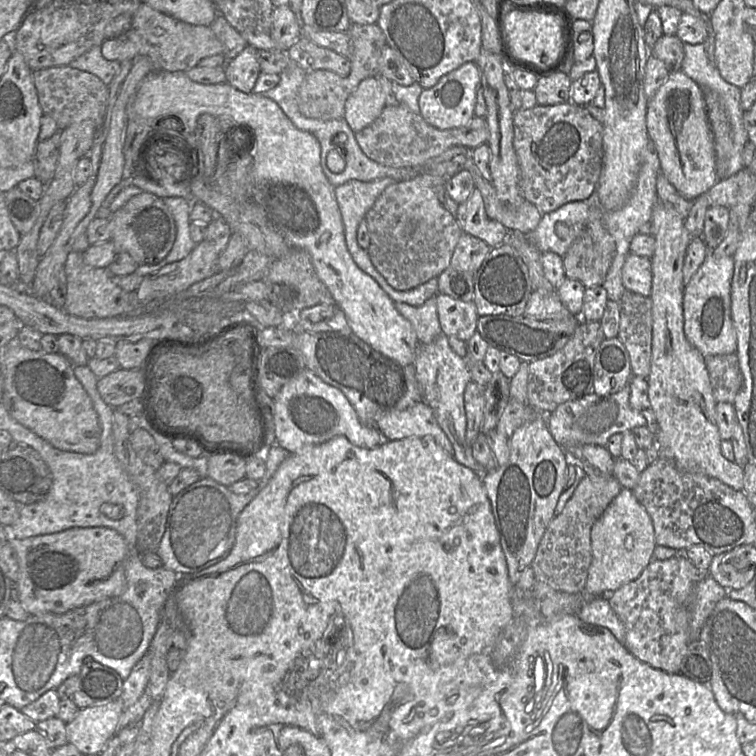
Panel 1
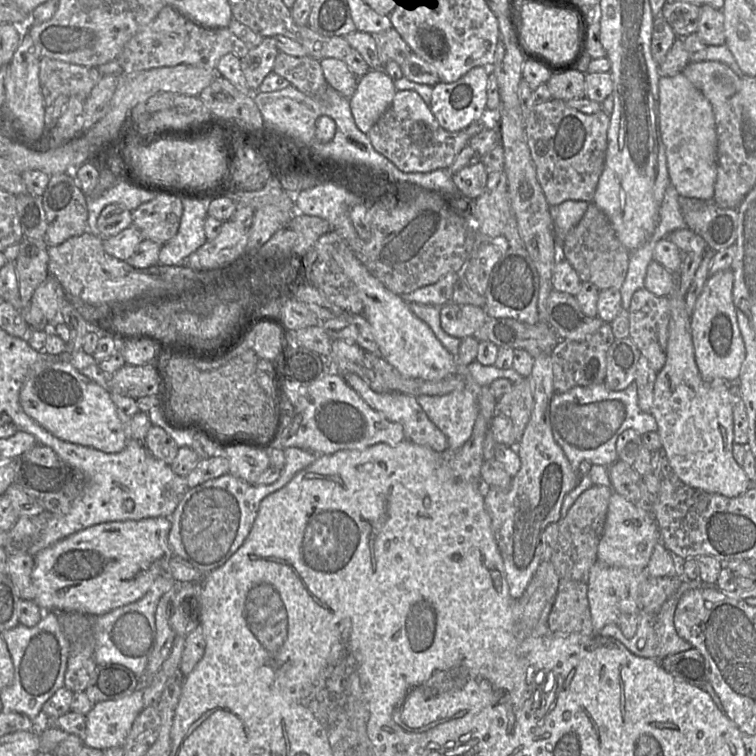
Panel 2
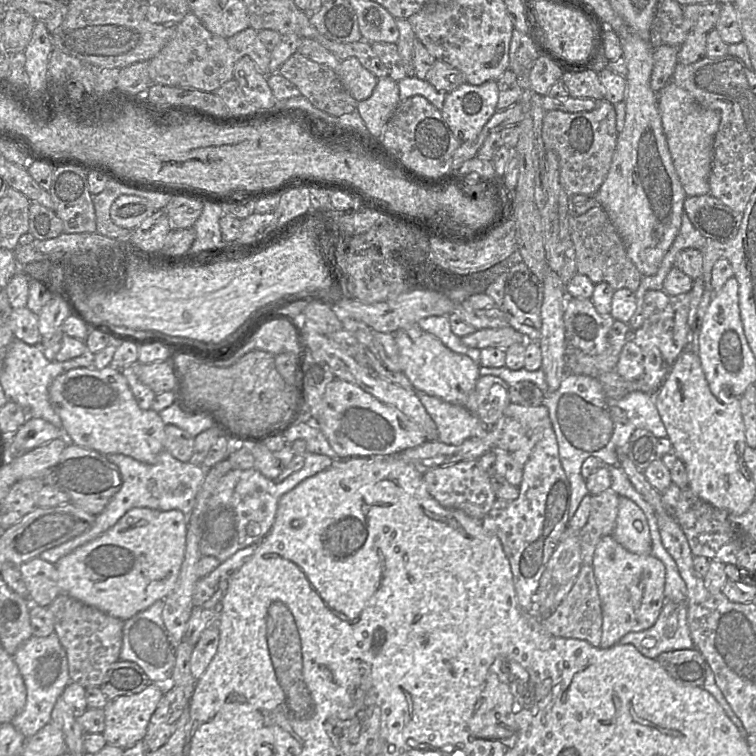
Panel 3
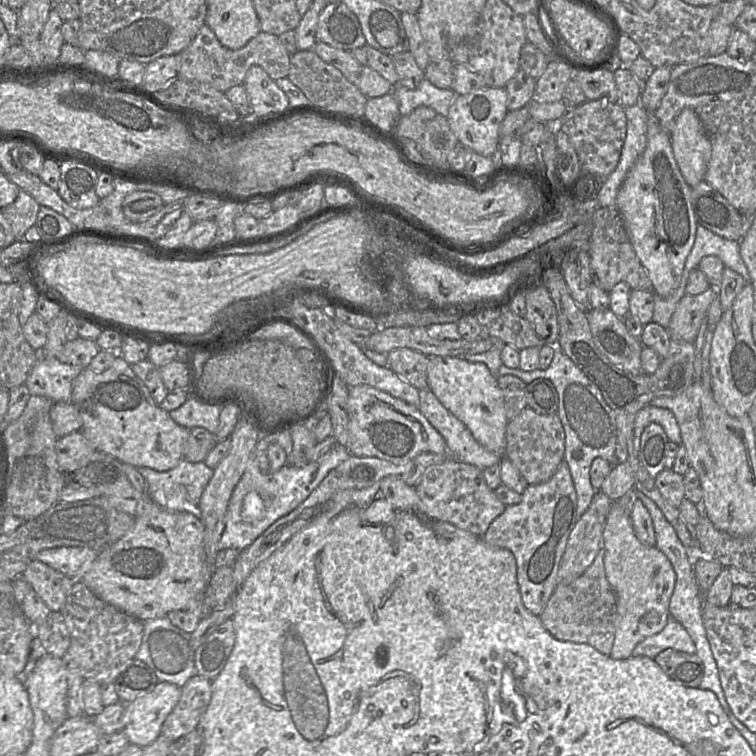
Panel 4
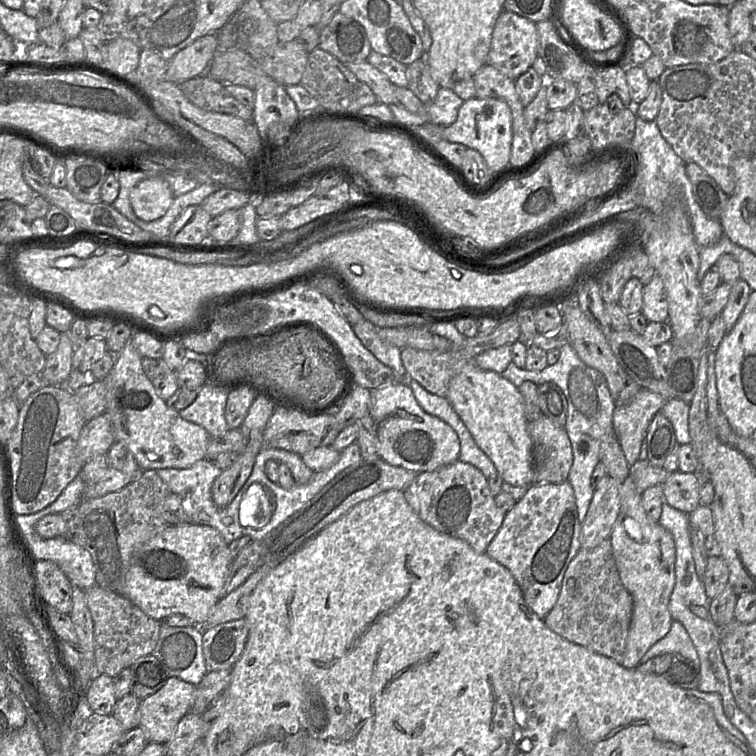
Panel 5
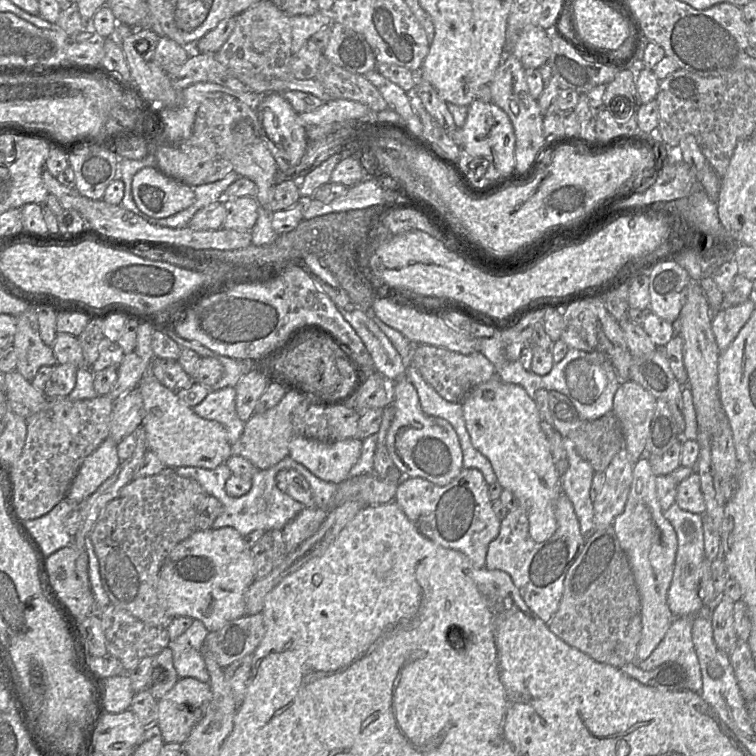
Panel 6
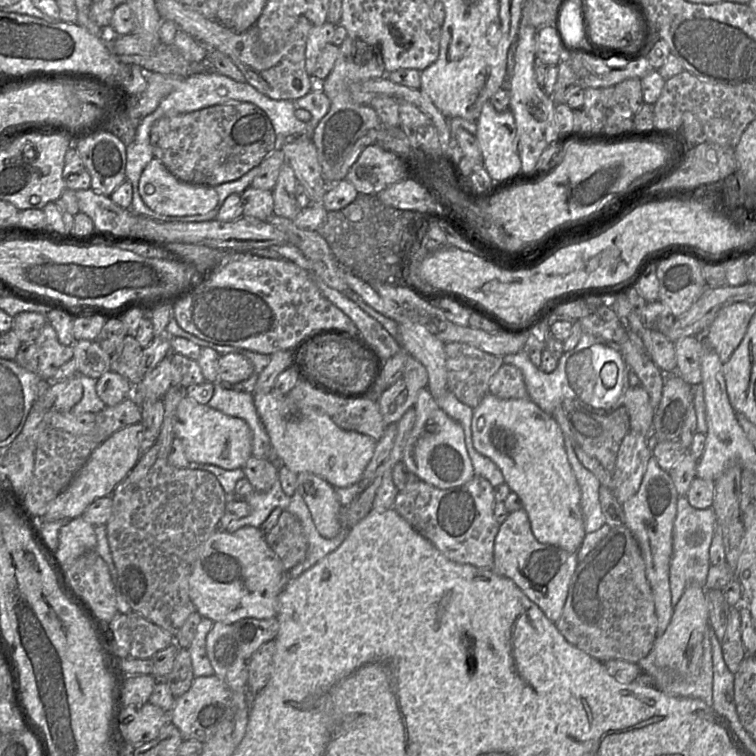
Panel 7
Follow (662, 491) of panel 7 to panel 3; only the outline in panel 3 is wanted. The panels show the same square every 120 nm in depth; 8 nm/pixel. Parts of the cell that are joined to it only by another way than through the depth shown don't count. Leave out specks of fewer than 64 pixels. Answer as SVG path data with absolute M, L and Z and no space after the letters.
M606 535L596 547L592 567L602 608L602 648L619 644L619 640L627 633L640 632L654 625L666 601L664 594L666 569L659 559L651 554L638 555L629 552L615 541L612 535Z

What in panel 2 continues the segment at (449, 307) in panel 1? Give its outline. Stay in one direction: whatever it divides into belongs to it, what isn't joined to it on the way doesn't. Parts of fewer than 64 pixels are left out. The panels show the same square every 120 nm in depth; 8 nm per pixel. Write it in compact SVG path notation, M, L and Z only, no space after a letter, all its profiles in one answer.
M451 302L440 309L441 328L455 338L473 337L485 321L485 312L479 306Z

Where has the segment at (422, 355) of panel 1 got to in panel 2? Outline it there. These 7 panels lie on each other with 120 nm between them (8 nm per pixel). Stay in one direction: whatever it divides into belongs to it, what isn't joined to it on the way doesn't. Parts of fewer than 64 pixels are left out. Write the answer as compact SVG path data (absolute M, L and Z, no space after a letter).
M474 361L468 366L458 364L458 374L465 377L465 384L461 390L455 390L445 395L416 397L417 402L422 407L427 417L434 423L447 437L449 454L457 452L472 434L473 426L478 416L477 396L481 386L489 386L496 379L508 379L511 382L521 381L523 376L514 369L499 369L493 366L484 366L478 361Z

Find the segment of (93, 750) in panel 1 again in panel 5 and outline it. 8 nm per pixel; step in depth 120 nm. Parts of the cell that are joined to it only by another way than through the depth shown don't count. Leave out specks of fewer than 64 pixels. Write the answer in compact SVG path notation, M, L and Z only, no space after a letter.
M169 677L156 693L140 700L138 727L148 742L165 744L179 721L190 712L196 686L177 677Z

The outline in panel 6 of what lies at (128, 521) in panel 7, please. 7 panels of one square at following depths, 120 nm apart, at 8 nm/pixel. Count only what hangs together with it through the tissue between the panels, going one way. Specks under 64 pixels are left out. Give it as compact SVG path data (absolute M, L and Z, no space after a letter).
M173 468L126 484L106 505L90 533L99 562L101 583L111 603L147 624L166 629L175 617L167 614L159 598L160 570L177 544L197 531L212 529L212 523L219 513L220 503L216 498L209 495L195 480L179 476Z

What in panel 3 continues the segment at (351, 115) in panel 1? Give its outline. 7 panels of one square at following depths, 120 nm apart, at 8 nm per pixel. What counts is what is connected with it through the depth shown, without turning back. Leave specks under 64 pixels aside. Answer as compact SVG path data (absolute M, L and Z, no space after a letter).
M388 77L378 78L372 94L358 101L357 110L369 135L379 141L383 129L400 103L397 82Z

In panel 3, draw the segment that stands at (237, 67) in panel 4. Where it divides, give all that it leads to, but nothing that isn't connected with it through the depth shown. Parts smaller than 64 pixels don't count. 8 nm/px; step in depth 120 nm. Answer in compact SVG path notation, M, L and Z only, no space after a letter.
M191 12L179 23L174 36L153 58L148 60L147 71L152 84L192 87L214 92L225 82L234 79L235 63L243 56L250 57L260 73L270 75L269 51L254 28L246 28L231 37L221 37L210 32Z

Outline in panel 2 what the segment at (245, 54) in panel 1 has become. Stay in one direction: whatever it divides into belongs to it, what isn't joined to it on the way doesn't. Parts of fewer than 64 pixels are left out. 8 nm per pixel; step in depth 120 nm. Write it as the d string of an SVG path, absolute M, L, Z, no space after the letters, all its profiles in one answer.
M273 36L264 37L263 41L248 54L240 58L241 70L251 90L258 91L264 78L273 70L273 65L279 53Z

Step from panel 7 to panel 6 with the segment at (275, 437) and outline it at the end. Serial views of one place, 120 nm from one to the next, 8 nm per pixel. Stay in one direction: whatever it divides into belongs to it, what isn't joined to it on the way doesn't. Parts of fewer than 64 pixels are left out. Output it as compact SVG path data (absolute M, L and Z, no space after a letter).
M295 437L289 443L289 455L321 480L339 484L360 457L362 440L348 438L322 442L306 437Z

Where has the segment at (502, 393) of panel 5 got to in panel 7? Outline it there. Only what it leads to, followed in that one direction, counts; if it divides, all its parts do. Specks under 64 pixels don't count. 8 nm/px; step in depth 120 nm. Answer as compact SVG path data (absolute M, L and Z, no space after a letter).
M488 392L473 409L473 445L498 466L505 483L520 498L535 539L577 552L586 535L581 491L569 464L558 423L529 397L502 399Z

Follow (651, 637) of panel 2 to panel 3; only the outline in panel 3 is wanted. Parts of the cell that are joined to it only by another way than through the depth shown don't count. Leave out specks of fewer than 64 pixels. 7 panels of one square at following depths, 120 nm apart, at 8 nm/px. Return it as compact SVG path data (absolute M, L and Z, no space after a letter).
M666 600L652 627L627 633L618 643L633 645L651 659L656 659L663 652L694 648L687 623L686 602Z

